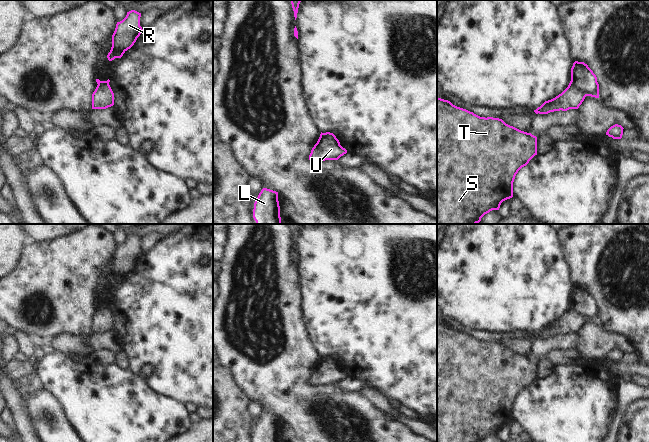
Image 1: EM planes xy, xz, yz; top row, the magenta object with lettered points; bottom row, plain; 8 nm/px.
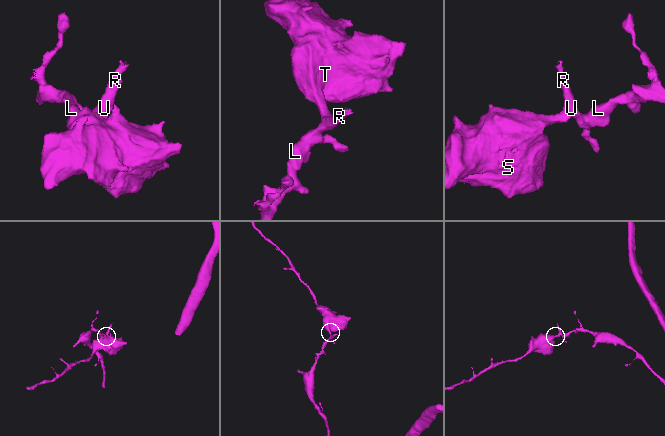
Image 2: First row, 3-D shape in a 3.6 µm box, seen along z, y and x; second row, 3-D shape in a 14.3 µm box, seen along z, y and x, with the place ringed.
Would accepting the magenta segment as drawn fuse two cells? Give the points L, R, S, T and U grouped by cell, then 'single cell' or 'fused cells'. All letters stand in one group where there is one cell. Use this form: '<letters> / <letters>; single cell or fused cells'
L R U / S T; fused cells

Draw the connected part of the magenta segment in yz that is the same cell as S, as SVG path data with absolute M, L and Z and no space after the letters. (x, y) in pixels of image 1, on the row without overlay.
M437 321L437 442L482 442L492 434L499 434L503 425L513 421L513 406L518 395L537 379L537 361L506 348L502 343L480 341L473 336Z

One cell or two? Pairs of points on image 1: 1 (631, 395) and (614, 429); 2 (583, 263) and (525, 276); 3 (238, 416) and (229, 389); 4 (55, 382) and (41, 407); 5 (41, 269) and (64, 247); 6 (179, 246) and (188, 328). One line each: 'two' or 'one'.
1: one
2: two
3: one
4: two
5: one
6: one

